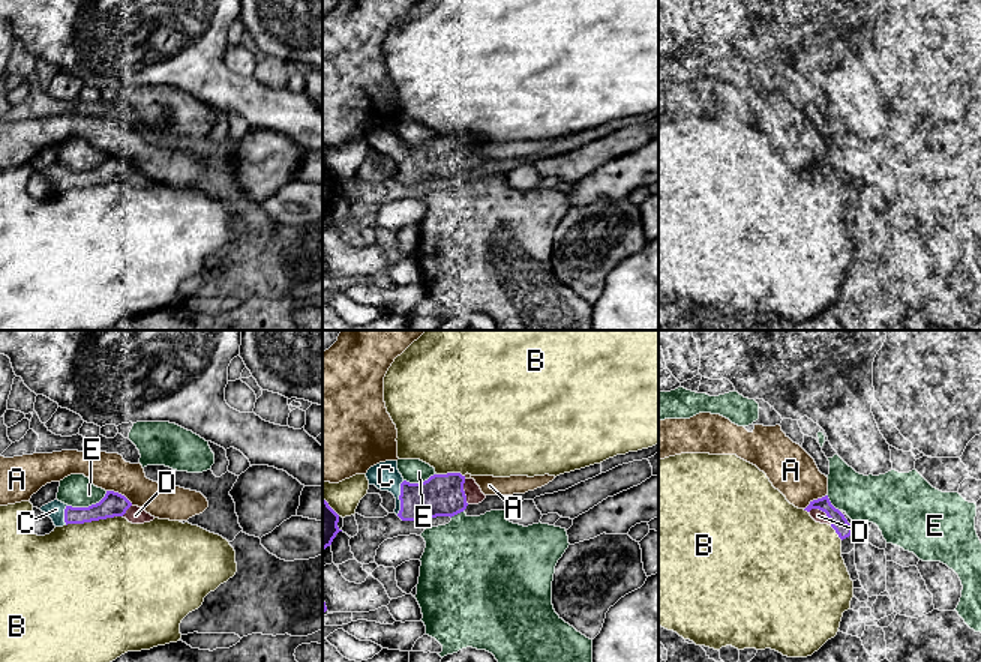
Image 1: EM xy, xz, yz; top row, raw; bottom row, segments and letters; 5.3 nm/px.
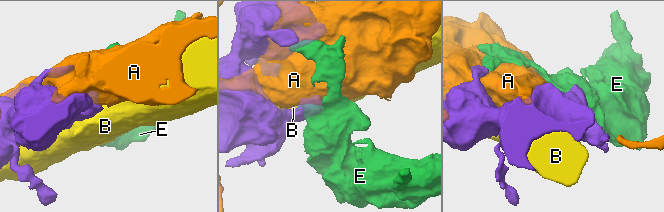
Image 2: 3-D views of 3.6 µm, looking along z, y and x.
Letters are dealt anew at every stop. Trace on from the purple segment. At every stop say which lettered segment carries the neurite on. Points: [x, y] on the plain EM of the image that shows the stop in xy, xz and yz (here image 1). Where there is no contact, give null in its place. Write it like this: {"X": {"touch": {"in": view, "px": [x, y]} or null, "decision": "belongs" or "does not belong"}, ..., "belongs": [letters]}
{"A": {"touch": {"in": "xy", "px": [120, 158]}, "decision": "does not belong"}, "B": {"touch": {"in": "xy", "px": [93, 183]}, "decision": "does not belong"}, "C": {"touch": {"in": "xz", "px": [399, 161]}, "decision": "belongs"}, "D": {"touch": {"in": "yz", "px": [822, 174]}, "decision": "belongs"}, "E": {"touch": {"in": "xy", "px": [89, 170]}, "decision": "does not belong"}, "belongs": ["C", "D"]}

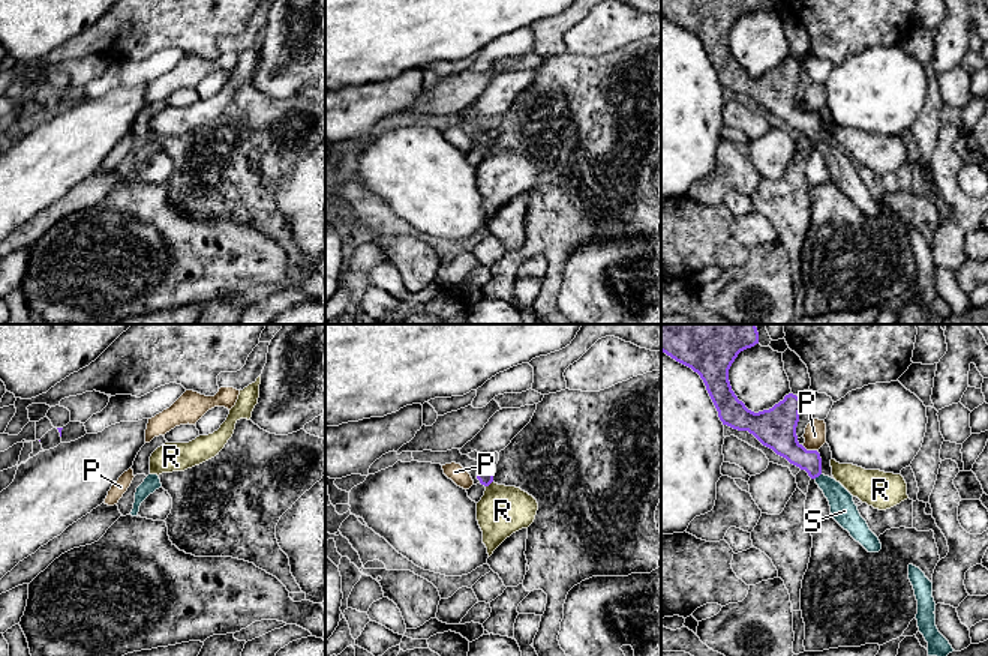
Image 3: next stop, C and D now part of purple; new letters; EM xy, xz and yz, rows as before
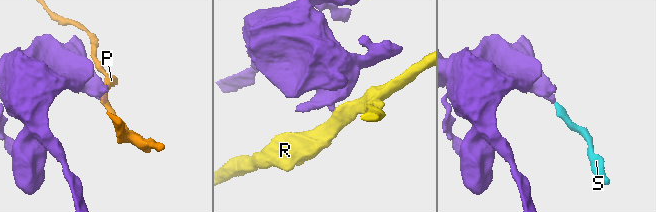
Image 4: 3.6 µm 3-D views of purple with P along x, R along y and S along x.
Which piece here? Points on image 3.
{"P": {"touch": {"in": "yz", "px": [810, 114]}, "decision": "does not belong"}, "R": {"touch": {"in": "xz", "px": [489, 147]}, "decision": "does not belong"}, "S": {"touch": {"in": "yz", "px": [817, 140]}, "decision": "belongs"}, "belongs": ["S"]}

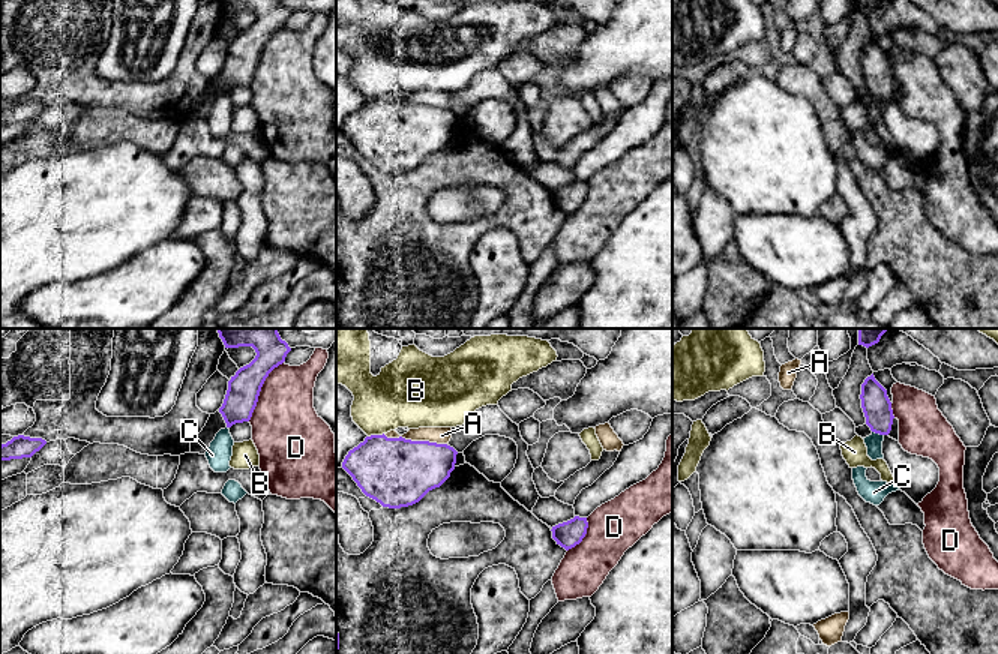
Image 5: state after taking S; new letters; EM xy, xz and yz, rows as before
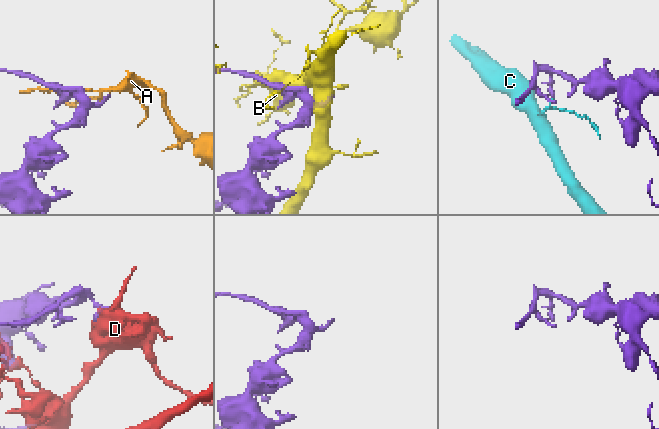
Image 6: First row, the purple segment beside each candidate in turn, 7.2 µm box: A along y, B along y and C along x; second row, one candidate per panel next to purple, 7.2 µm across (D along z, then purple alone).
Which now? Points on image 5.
{"A": {"touch": {"in": "xz", "px": [414, 105]}, "decision": "does not belong"}, "B": {"touch": {"in": "xz", "px": [375, 99]}, "decision": "does not belong"}, "C": {"touch": {"in": "yz", "px": [878, 96]}, "decision": "does not belong"}, "D": {"touch": {"in": "xy", "px": [260, 54]}, "decision": "does not belong"}, "belongs": []}

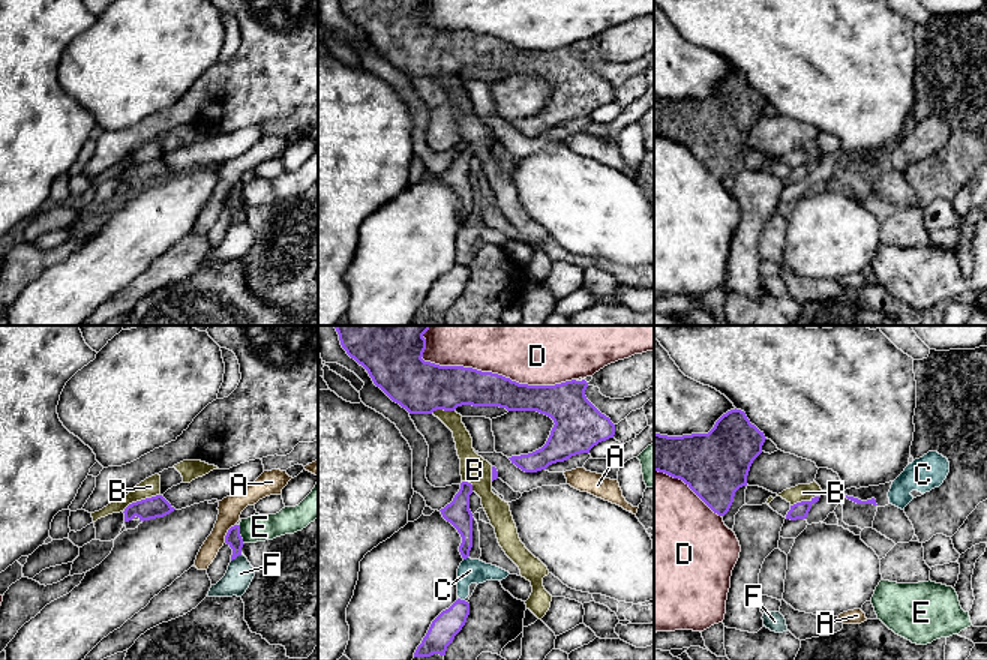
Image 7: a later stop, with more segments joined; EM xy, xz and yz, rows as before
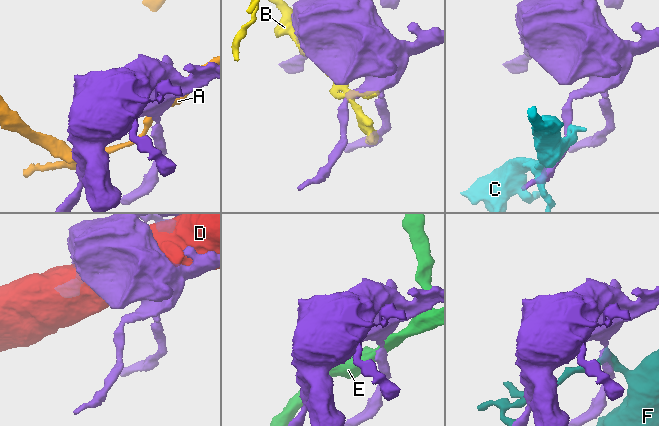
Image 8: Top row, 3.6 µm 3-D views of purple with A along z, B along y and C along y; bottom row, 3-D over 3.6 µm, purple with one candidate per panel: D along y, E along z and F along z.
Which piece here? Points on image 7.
{"A": {"touch": {"in": "xy", "px": [227, 197]}, "decision": "does not belong"}, "B": {"touch": {"in": "xy", "px": [141, 164]}, "decision": "does not belong"}, "C": {"touch": {"in": "xz", "px": [462, 264]}, "decision": "does not belong"}, "D": {"touch": {"in": "xz", "px": [488, 36]}, "decision": "does not belong"}, "E": {"touch": {"in": "xy", "px": [239, 198]}, "decision": "does not belong"}, "F": {"touch": {"in": "xy", "px": [236, 221]}, "decision": "does not belong"}, "belongs": []}

